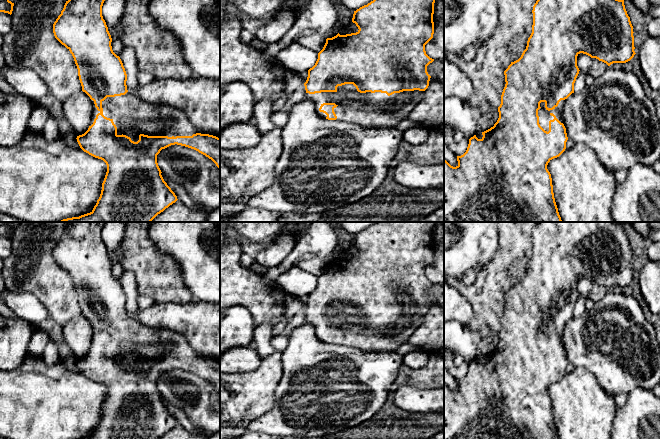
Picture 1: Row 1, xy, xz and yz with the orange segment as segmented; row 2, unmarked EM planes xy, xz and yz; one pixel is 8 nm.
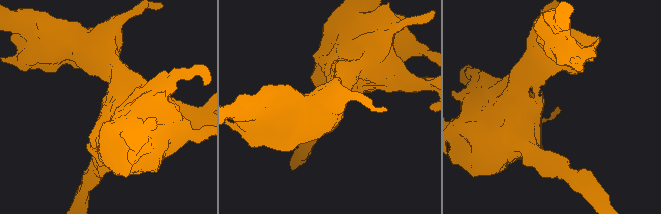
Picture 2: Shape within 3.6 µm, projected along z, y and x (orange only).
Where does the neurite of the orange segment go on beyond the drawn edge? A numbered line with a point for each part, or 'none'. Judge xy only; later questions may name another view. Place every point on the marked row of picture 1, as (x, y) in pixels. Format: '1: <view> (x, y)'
1: xy (95, 112)
2: xy (132, 116)

